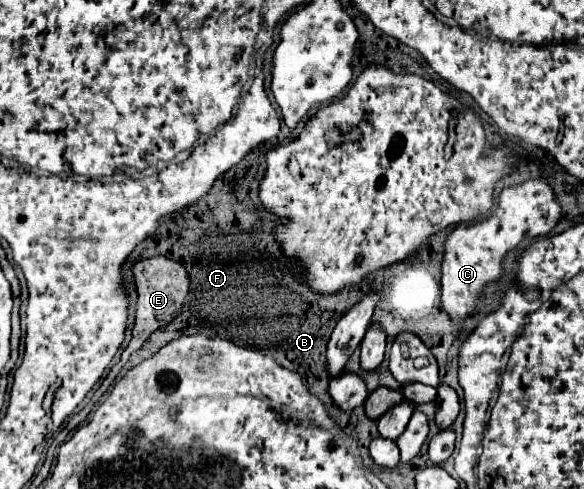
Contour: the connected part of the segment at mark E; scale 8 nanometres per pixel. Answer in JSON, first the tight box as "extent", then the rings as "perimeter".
{"extent":[93,257,189,400],"perimeter":[[[167,257],[143,259],[143,261],[137,261],[133,265],[131,273],[133,273],[133,281],[137,285],[137,305],[135,305],[135,325],[133,325],[132,329],[132,339],[121,354],[120,360],[111,367],[100,387],[95,392],[93,399],[96,398],[98,400],[109,389],[116,376],[129,360],[130,355],[142,347],[143,341],[147,337],[155,329],[167,325],[183,309],[183,297],[185,297],[185,293],[189,289],[189,277],[187,277],[187,271],[185,271],[185,267],[181,263],[171,261]]]}

